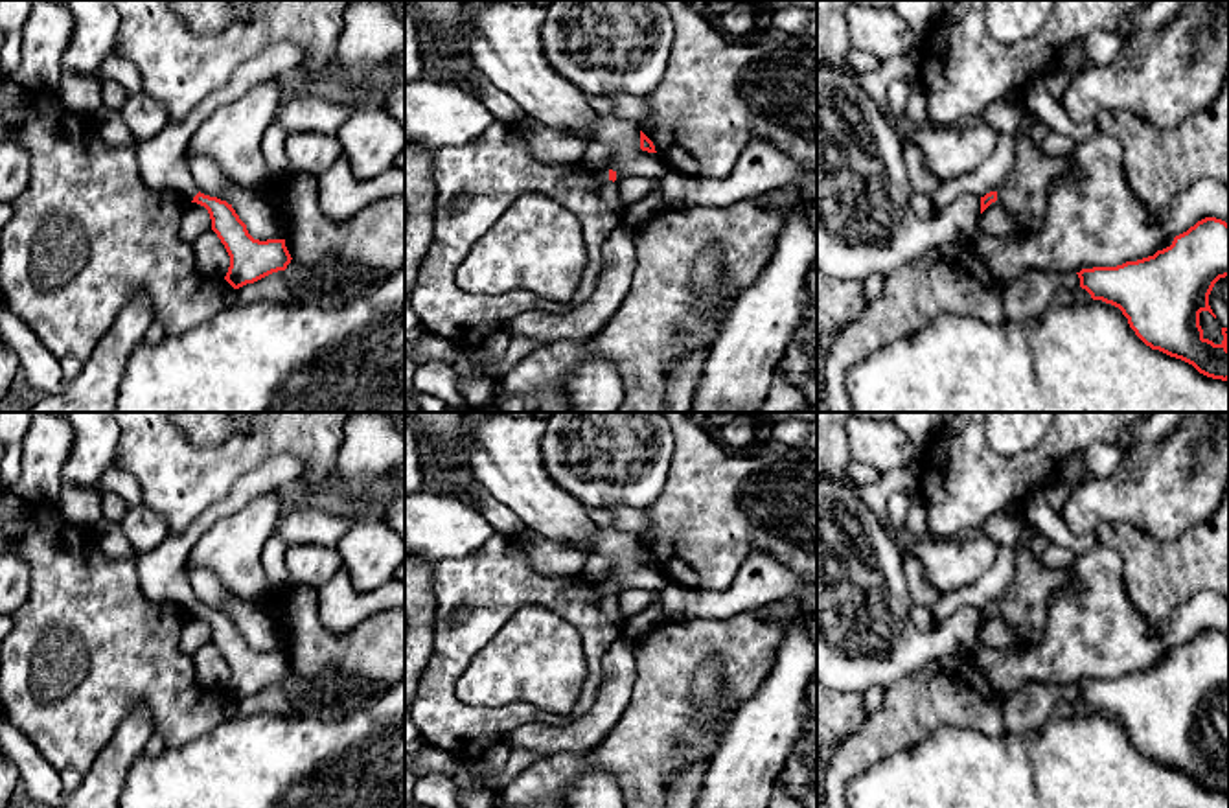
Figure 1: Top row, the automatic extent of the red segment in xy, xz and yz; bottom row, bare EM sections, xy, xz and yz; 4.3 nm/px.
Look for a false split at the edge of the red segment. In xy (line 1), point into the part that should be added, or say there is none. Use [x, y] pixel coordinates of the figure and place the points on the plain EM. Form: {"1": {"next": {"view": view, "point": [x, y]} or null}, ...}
{"1": {"next": {"view": "xy", "point": [160, 571]}}}

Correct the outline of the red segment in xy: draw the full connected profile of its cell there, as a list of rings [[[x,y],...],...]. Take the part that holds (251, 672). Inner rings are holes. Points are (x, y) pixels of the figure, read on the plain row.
[[[278,455],[261,462],[243,475],[228,497],[204,510],[182,534],[167,536],[158,547],[136,550],[121,528],[101,517],[94,526],[101,550],[110,558],[134,561],[145,598],[182,606],[190,615],[204,618],[217,646],[230,668],[224,692],[239,701],[272,685],[285,683],[291,666],[285,652],[254,652],[232,617],[199,604],[184,574],[186,560],[195,543],[223,517],[239,512],[252,499],[267,491],[285,491],[305,473],[305,466],[293,455]]]

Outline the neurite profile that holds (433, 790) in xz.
[[[431,773],[416,779],[412,801],[427,808],[462,808],[458,804],[460,782]]]

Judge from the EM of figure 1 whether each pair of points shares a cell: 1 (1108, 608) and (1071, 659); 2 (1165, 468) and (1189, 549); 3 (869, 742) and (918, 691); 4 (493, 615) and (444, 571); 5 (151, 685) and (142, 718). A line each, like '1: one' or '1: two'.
1: one
2: two
3: one
4: one
5: two

